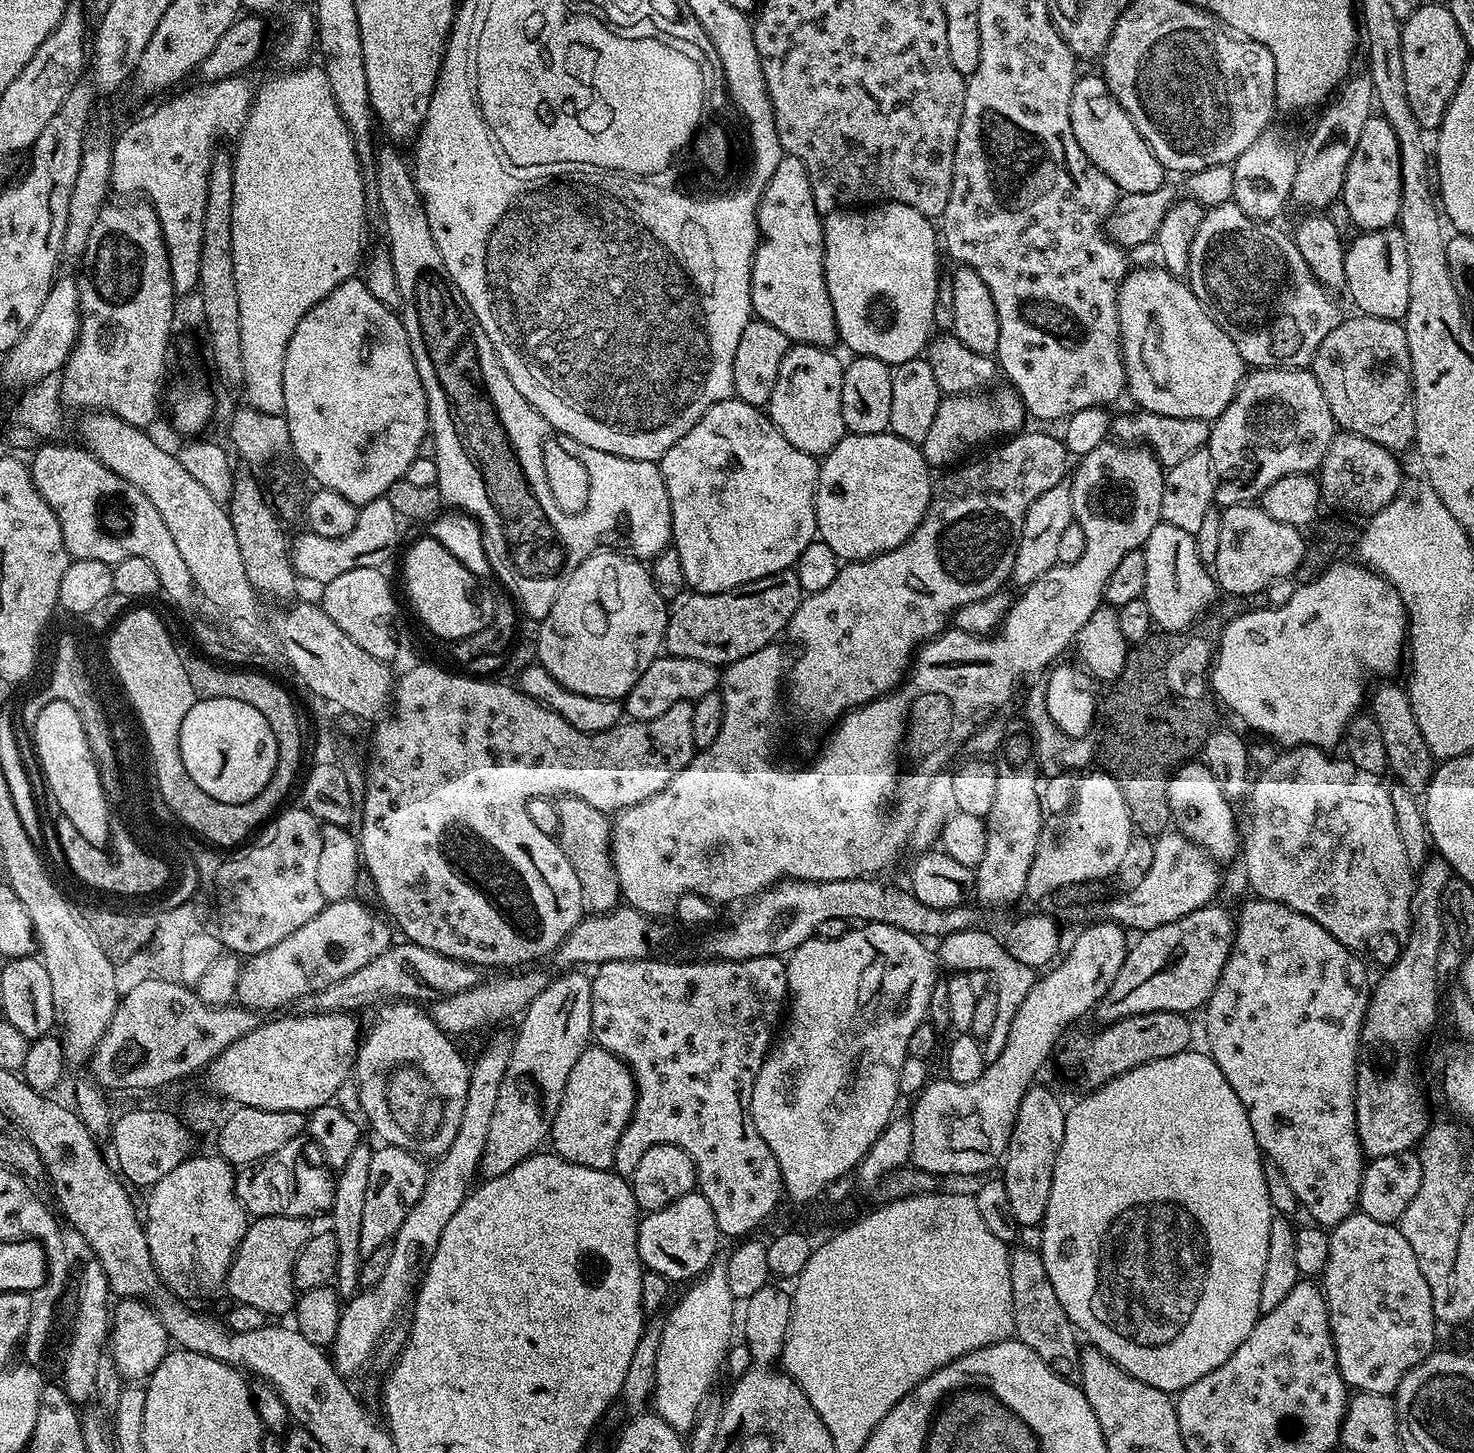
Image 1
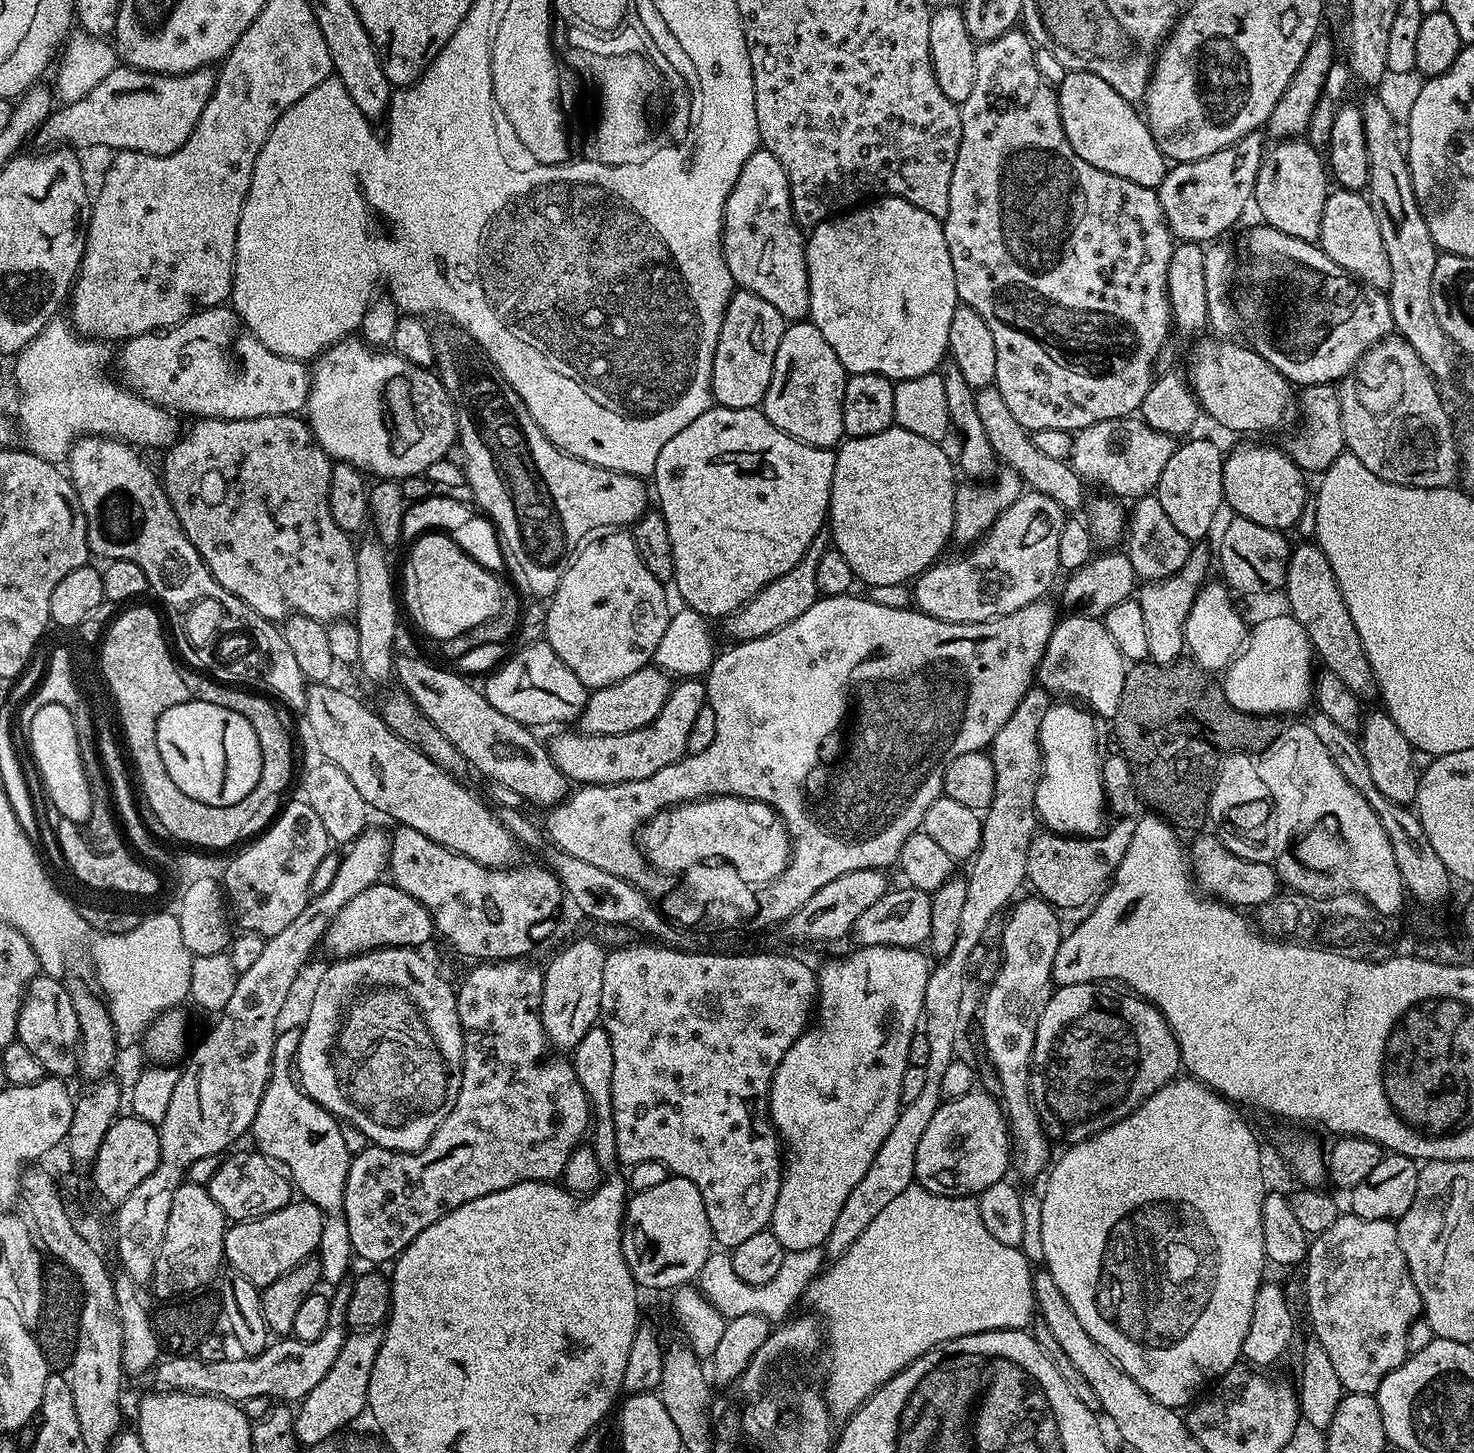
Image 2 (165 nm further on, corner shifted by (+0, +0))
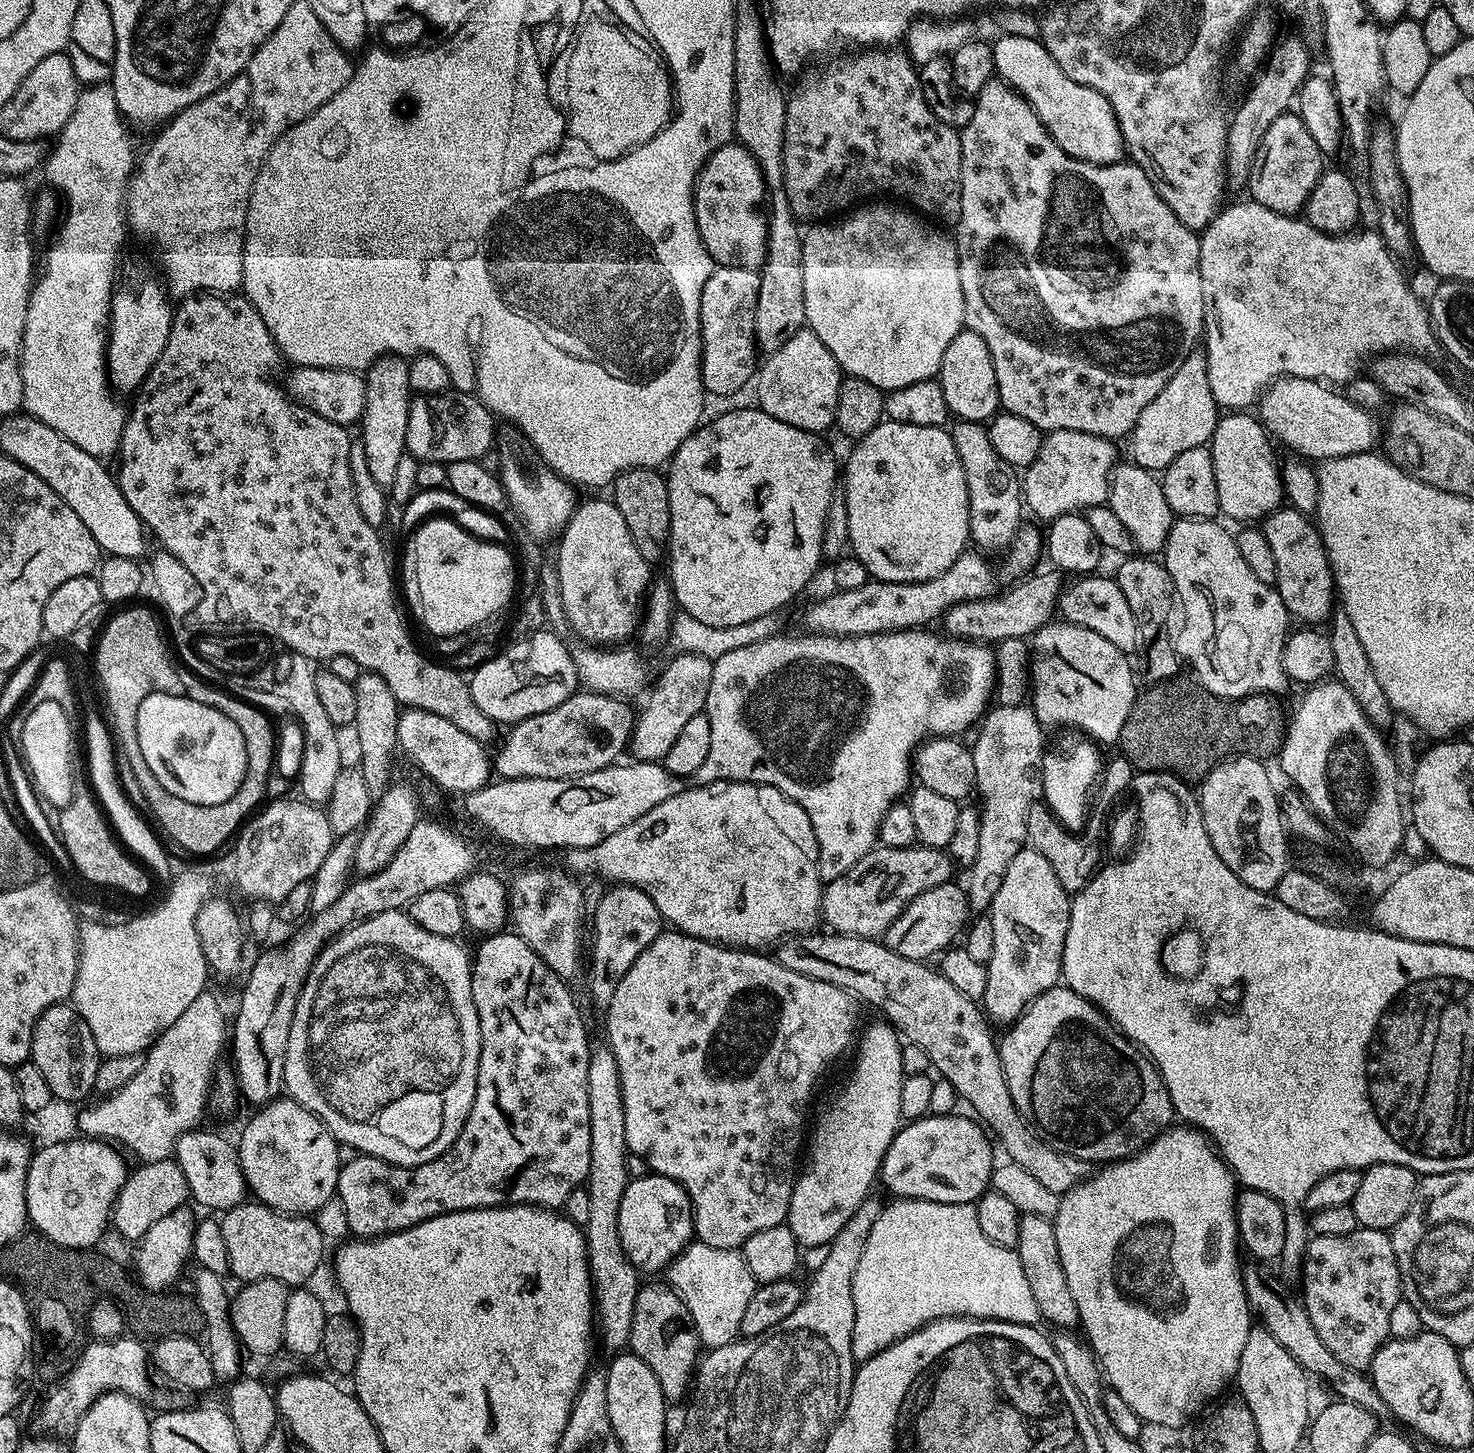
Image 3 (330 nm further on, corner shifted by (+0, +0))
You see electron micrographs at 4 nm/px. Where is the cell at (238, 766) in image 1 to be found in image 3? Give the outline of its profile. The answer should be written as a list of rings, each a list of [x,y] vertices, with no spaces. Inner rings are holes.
[[[153,694],[142,701],[142,706],[138,706],[138,742],[158,782],[186,802],[202,805],[226,802],[246,774],[242,730],[224,720],[224,716],[216,716],[216,712],[200,708],[200,704],[188,704],[188,700]]]

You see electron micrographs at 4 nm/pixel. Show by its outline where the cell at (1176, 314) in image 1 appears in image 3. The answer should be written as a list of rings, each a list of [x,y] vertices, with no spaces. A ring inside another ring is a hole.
[[[1281,376],[1280,379],[1274,381],[1273,384],[1268,385],[1268,387],[1264,389],[1258,401],[1258,409],[1260,408],[1260,412],[1258,411],[1259,419],[1262,421],[1264,427],[1268,429],[1269,433],[1271,433],[1271,435],[1275,437],[1279,443],[1281,440],[1281,442],[1284,443],[1286,447],[1294,451],[1292,453],[1308,462],[1323,462],[1329,460],[1330,458],[1342,458],[1343,456],[1349,456],[1350,454],[1373,451],[1374,445],[1372,445],[1372,443],[1374,443],[1375,440],[1377,443],[1378,440],[1378,432],[1376,436],[1376,420],[1374,417],[1372,417],[1375,415],[1373,415],[1373,413],[1367,408],[1358,407],[1353,400],[1348,399],[1347,395],[1340,393],[1339,396],[1339,394],[1335,391],[1339,392],[1335,387],[1329,386],[1327,383],[1321,382],[1319,380],[1307,380],[1306,378]]]

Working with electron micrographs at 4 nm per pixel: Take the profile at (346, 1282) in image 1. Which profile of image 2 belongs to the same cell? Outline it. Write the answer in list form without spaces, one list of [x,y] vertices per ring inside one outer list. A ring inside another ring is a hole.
[[[351,1283],[335,1285],[333,1292],[336,1293],[331,1293],[328,1301],[330,1322],[326,1330],[322,1330],[322,1338],[314,1338],[314,1342],[300,1344],[296,1348],[283,1348],[272,1342],[257,1356],[239,1358],[240,1360],[201,1360],[196,1354],[172,1354],[167,1357],[169,1360],[161,1359],[155,1365],[155,1387],[165,1392],[196,1392],[199,1396],[220,1396],[233,1402],[260,1400],[263,1396],[273,1396],[273,1401],[276,1402],[300,1402],[310,1394],[314,1386],[318,1386],[326,1378],[350,1333],[346,1322],[346,1306],[350,1306]]]

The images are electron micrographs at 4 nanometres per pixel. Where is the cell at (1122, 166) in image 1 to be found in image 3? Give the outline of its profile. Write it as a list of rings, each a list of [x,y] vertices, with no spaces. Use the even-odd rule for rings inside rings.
[[[1004,35],[991,45],[991,49],[995,75],[1025,96],[1054,142],[1058,142],[1066,154],[1084,160],[1087,164],[1119,164],[1125,159],[1122,130],[1110,102],[1106,102],[1098,90],[1082,86],[1082,82],[1074,82],[1074,78],[1066,78],[1058,62],[1050,58],[1039,39],[1018,43],[1015,37]]]

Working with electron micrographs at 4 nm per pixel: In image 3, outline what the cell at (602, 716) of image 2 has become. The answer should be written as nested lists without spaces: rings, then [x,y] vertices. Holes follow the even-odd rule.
[[[577,690],[566,702],[554,706],[554,710],[546,710],[542,714],[534,714],[525,720],[511,725],[500,744],[500,749],[494,752],[494,772],[497,777],[506,780],[518,778],[570,778],[590,774],[594,770],[608,768],[621,759],[620,751],[625,751],[632,738],[634,723],[634,708],[628,705],[627,699],[619,696],[608,696],[606,693],[596,693]]]

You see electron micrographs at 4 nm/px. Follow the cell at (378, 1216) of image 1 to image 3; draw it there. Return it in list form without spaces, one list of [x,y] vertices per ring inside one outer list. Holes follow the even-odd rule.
[[[505,930],[495,934],[488,934],[474,952],[472,964],[472,997],[474,1006],[478,1010],[478,1022],[482,1042],[480,1043],[480,1057],[478,1058],[478,1078],[476,1079],[476,1093],[474,1102],[470,1106],[470,1114],[458,1134],[458,1138],[438,1158],[420,1164],[416,1168],[400,1168],[396,1164],[388,1164],[373,1156],[359,1154],[351,1162],[340,1166],[338,1182],[336,1183],[336,1196],[344,1207],[344,1220],[348,1223],[351,1235],[356,1238],[375,1238],[389,1236],[395,1232],[406,1230],[415,1224],[426,1222],[443,1212],[465,1212],[471,1208],[495,1208],[507,1204],[534,1204],[537,1208],[549,1210],[563,1209],[566,1198],[576,1188],[581,1187],[588,1179],[590,1170],[590,1098],[586,1098],[586,1070],[592,1057],[592,1048],[588,1044],[588,1032],[584,1029],[584,1020],[580,1017],[580,1008],[572,997],[567,983],[530,950],[530,946],[515,931]]]

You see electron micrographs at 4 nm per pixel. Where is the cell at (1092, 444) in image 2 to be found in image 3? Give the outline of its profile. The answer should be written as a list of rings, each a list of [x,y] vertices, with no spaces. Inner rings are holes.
[[[1058,430],[1047,433],[1038,450],[1038,458],[1034,458],[1029,468],[1023,469],[1022,472],[1022,500],[1027,511],[1029,508],[1037,516],[1035,517],[1037,521],[1050,522],[1063,512],[1080,512],[1099,504],[1107,504],[1108,485],[1118,463],[1116,447],[1113,441],[1078,430]]]

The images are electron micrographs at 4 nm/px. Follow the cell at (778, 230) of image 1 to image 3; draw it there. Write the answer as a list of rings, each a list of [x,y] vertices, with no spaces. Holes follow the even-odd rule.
[[[726,142],[704,163],[693,195],[698,234],[722,268],[760,270],[767,258],[766,189],[758,161],[739,142]]]

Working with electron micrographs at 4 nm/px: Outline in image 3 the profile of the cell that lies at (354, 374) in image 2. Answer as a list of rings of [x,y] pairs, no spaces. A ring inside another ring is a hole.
[[[466,392],[413,395],[409,406],[409,424],[406,426],[407,455],[445,466],[463,460],[483,461],[484,455],[491,453],[496,443],[498,424],[495,422],[489,408]]]

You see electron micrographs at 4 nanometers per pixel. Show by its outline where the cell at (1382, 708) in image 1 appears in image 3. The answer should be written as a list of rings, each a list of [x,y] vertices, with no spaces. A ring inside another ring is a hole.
[[[1281,506],[1264,517],[1262,531],[1276,563],[1276,592],[1282,598],[1289,617],[1305,620],[1305,625],[1320,626],[1334,611],[1334,581],[1320,530],[1305,513]]]

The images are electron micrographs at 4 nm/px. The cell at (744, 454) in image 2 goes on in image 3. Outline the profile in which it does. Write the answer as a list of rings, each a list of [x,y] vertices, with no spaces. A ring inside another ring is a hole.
[[[759,406],[752,408],[736,408],[733,412],[724,412],[712,421],[701,423],[696,431],[690,433],[678,446],[666,468],[668,493],[670,494],[670,530],[668,531],[668,547],[666,549],[666,565],[672,586],[672,596],[676,599],[679,611],[691,618],[696,618],[708,626],[732,627],[748,623],[754,618],[771,612],[779,612],[807,586],[812,575],[822,565],[824,554],[824,523],[830,510],[832,491],[838,486],[838,464],[832,452],[823,444],[821,437],[815,432],[798,430],[798,426],[790,426],[786,422],[778,422],[770,414],[766,414]]]

